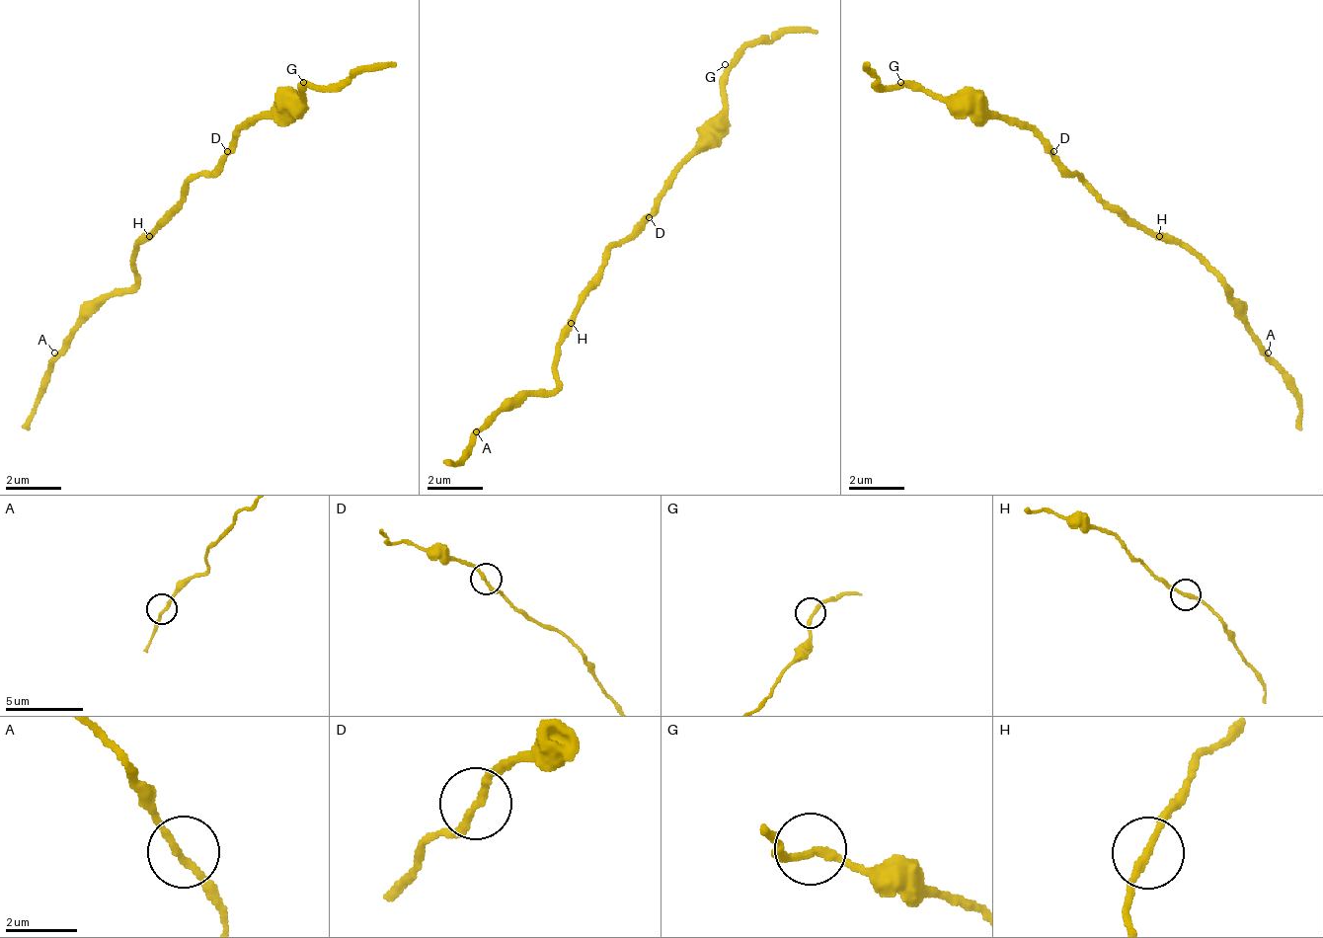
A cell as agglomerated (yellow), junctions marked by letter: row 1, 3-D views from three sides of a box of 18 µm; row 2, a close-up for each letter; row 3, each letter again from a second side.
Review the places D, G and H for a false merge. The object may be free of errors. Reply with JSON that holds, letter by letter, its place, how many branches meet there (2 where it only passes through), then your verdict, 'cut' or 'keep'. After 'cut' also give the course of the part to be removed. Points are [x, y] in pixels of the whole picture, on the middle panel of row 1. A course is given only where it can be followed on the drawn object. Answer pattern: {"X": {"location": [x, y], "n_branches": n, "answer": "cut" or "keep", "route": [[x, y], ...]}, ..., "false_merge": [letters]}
{"D": {"location": [649, 217], "n_branches": 2, "answer": "keep"}, "G": {"location": [725, 64], "n_branches": 2, "answer": "keep"}, "H": {"location": [571, 323], "n_branches": 2, "answer": "keep"}, "false_merge": []}

